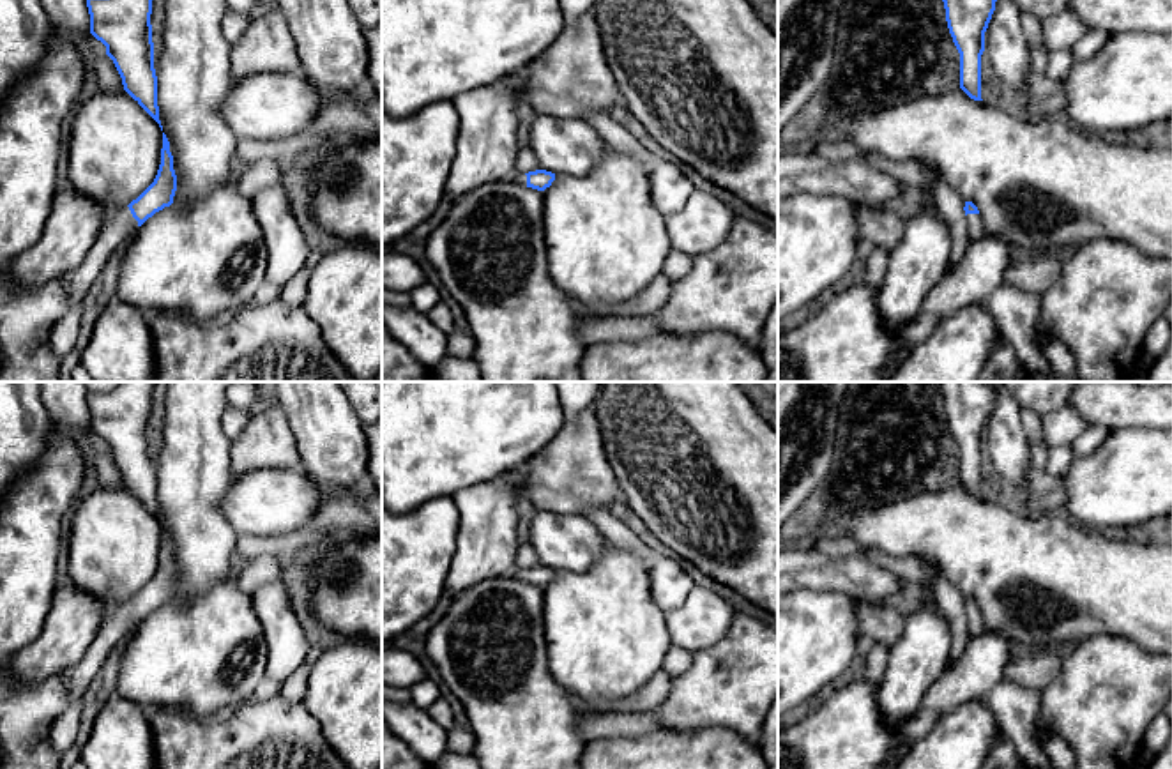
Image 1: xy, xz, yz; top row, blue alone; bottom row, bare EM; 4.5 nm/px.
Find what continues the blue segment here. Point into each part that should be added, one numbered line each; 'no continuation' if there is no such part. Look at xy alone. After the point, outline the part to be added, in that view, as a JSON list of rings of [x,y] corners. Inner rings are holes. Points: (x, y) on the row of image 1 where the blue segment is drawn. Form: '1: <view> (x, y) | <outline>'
1: xy (119, 230) | [[[129,207],[115,209],[83,263],[65,278],[71,308],[81,306],[115,251],[122,251],[138,230]]]

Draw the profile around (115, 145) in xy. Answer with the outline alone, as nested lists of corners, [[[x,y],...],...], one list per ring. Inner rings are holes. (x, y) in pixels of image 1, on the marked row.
[[[126,90],[95,92],[69,120],[69,186],[120,209],[156,179],[163,131]]]

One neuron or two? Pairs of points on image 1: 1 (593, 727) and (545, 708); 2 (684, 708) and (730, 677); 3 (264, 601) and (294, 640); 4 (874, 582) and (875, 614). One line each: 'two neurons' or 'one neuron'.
1: two neurons
2: one neuron
3: one neuron
4: two neurons

